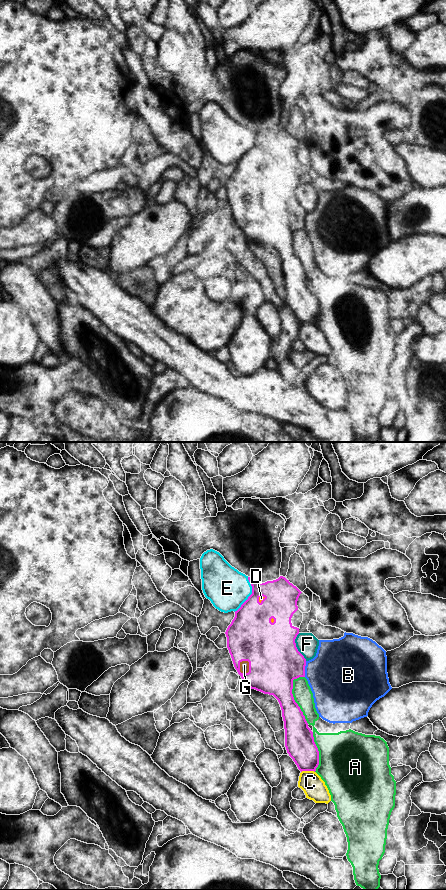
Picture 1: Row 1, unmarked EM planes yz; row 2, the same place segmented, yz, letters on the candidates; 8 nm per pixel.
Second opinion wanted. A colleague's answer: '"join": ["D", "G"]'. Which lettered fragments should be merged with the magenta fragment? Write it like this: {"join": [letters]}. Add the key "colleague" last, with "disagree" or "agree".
{"join": ["D", "G"], "colleague": "agree"}

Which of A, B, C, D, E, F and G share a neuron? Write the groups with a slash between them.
A / B / C / D G / E / F

